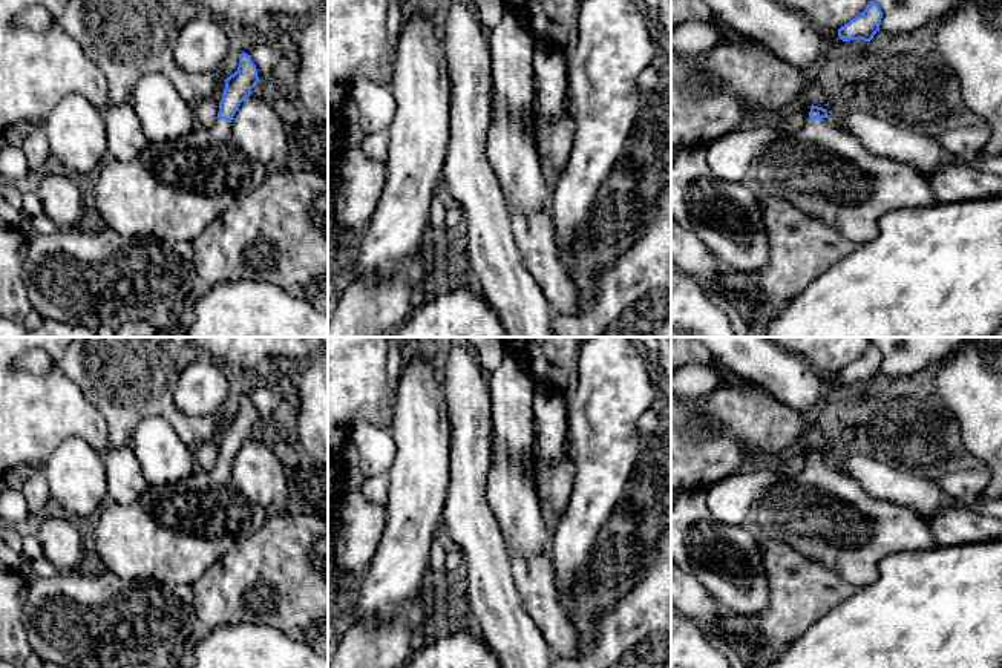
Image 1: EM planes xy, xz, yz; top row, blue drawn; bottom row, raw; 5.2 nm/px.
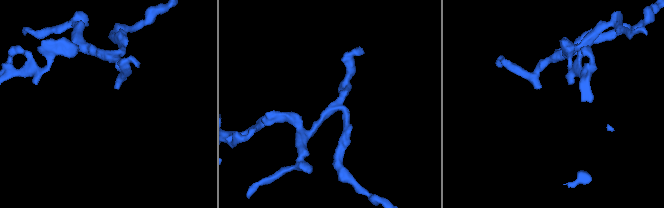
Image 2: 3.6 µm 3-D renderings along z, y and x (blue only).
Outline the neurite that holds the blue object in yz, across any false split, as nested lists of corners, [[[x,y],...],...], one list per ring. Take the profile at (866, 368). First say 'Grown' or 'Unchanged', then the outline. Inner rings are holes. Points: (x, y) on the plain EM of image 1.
Unchanged. [[[873,343],[869,345],[866,352],[852,362],[849,366],[838,372],[838,380],[843,385],[863,383],[870,385],[873,378],[879,374],[882,362],[882,354],[879,348]]]

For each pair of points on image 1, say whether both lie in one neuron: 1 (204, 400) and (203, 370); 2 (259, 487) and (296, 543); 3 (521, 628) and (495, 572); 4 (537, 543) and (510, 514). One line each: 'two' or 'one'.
1: one
2: two
3: one
4: one

